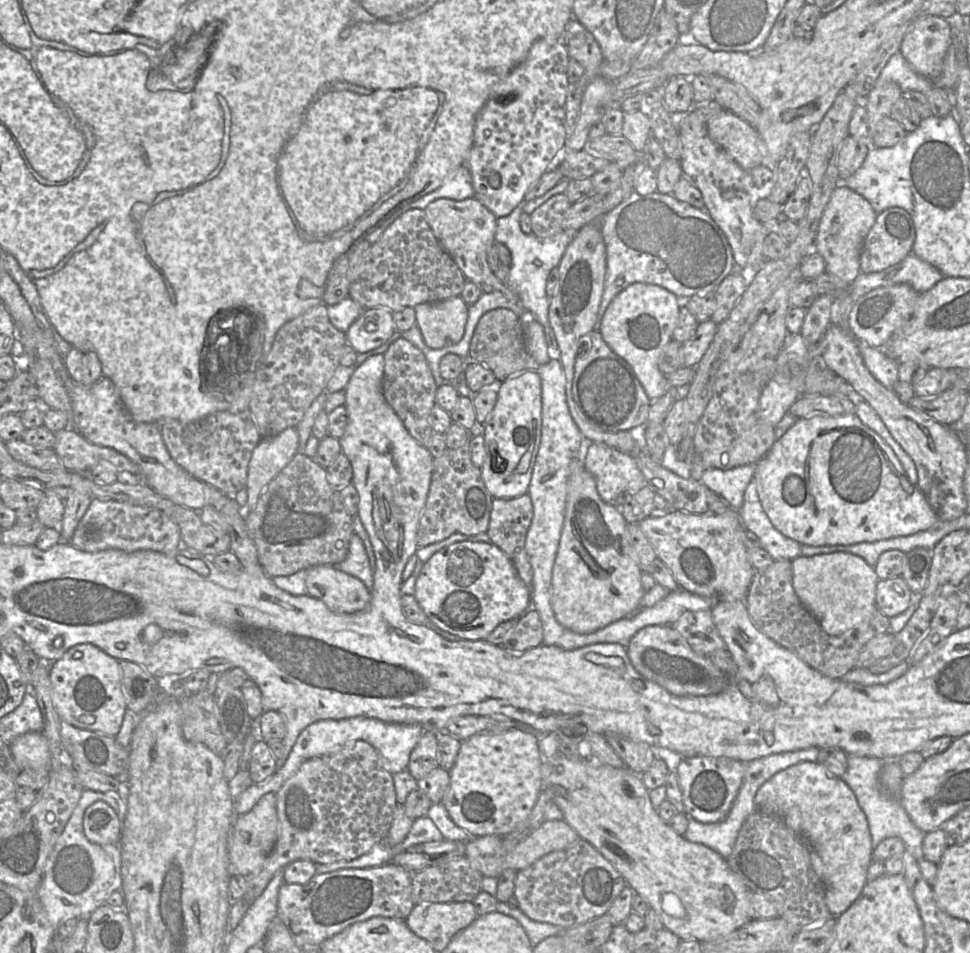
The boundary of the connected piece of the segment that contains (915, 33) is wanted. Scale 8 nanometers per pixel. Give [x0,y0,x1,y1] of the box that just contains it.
[900,17,952,79]

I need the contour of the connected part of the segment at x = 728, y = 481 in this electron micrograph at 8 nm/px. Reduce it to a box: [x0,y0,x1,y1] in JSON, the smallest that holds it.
[699,464,756,510]

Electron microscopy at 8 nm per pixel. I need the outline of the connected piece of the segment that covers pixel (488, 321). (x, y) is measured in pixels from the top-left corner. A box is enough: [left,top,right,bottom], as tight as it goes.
[468,308,538,381]

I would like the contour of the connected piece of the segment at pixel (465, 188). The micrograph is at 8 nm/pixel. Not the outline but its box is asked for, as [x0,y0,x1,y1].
[397,165,474,212]

